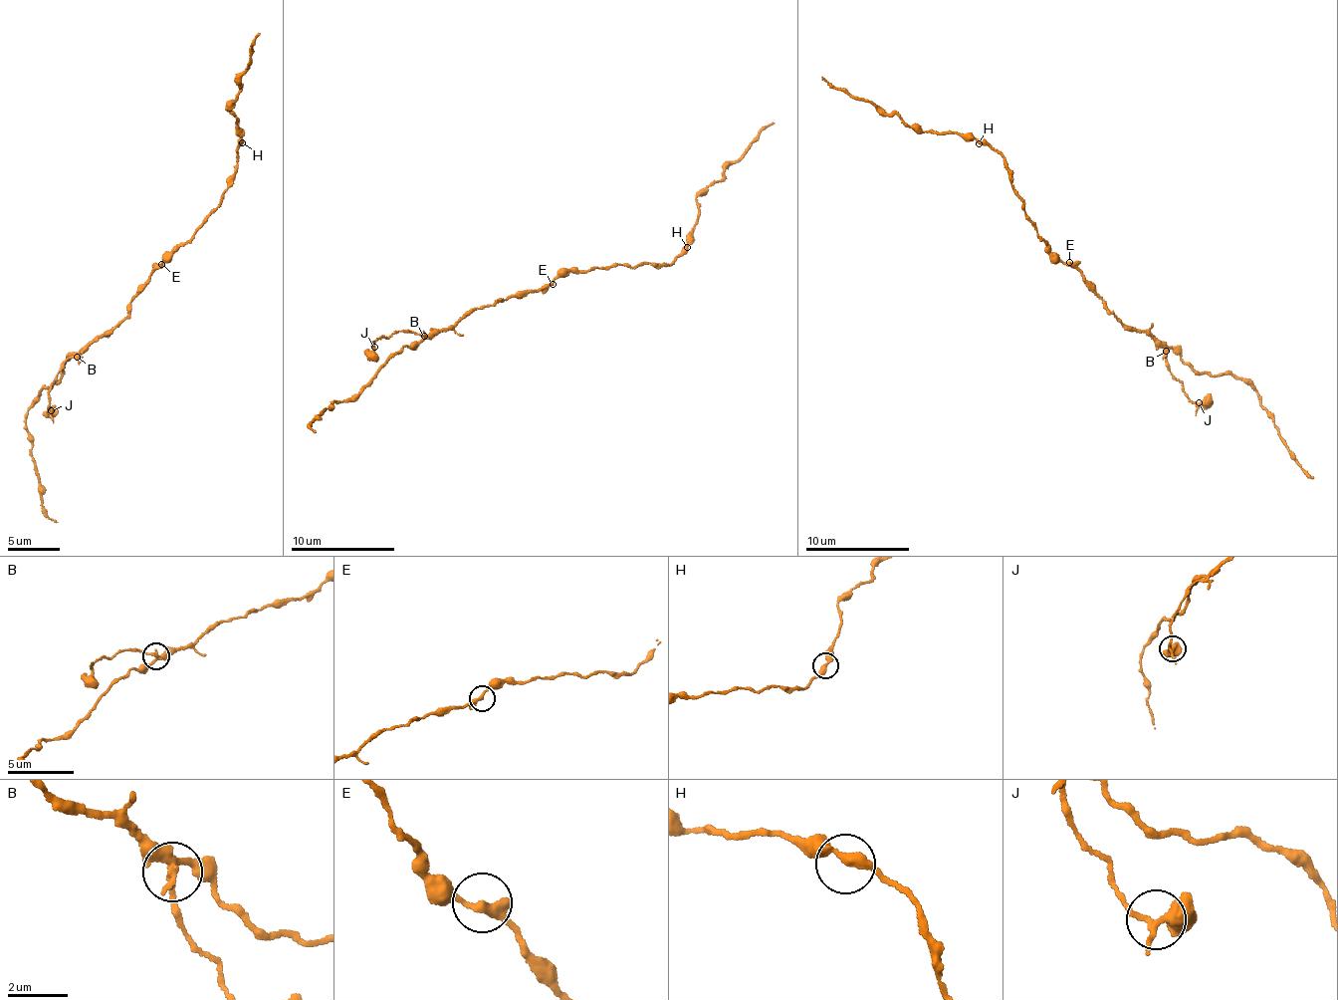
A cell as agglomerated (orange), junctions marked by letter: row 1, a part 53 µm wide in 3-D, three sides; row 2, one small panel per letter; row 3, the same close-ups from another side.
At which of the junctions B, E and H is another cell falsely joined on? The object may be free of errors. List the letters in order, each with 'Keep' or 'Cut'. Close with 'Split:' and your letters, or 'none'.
B: Cut
E: Keep
H: Keep
Split: B

